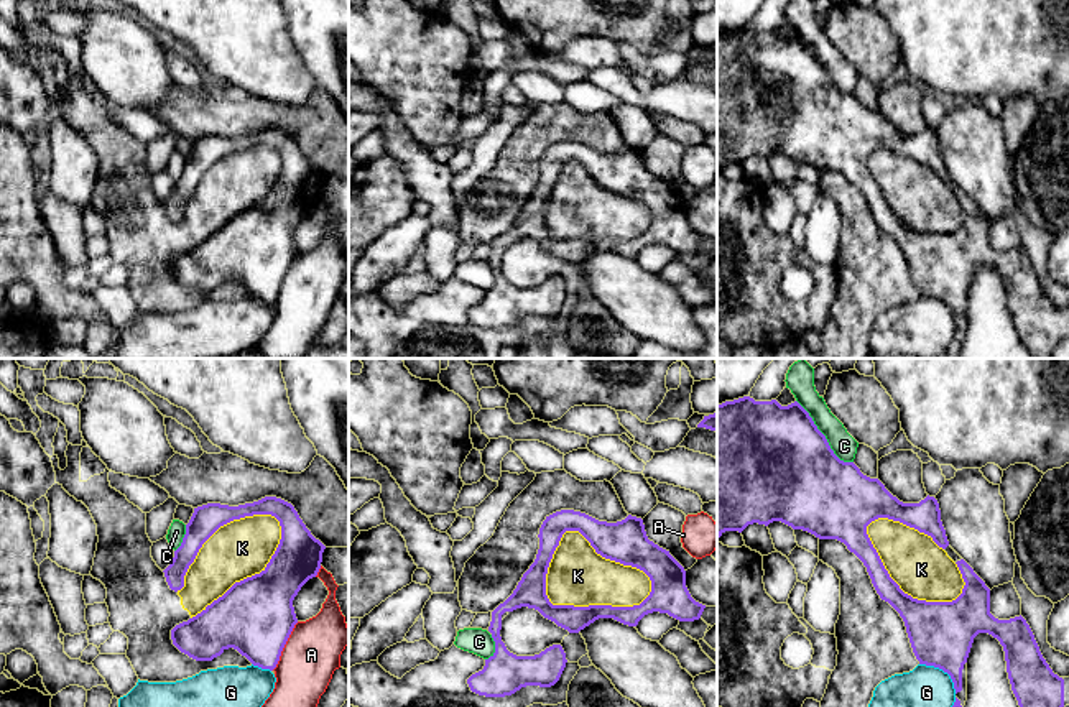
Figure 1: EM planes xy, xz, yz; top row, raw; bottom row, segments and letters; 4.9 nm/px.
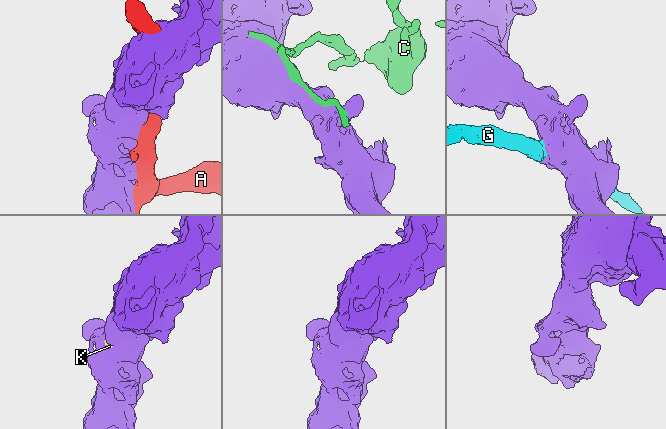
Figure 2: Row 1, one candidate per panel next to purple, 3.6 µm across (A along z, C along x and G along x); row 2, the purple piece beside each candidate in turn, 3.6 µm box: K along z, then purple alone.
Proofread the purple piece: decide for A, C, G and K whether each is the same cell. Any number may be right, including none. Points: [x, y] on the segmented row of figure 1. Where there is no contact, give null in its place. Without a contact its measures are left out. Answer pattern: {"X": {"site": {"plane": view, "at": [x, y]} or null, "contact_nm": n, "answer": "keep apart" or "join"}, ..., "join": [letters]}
{"A": {"site": {"plane": "xy", "at": [283, 646]}, "contact_nm": 280, "answer": "keep apart"}, "C": {"site": {"plane": "yz", "at": [824, 436]}, "contact_nm": 420, "answer": "keep apart"}, "G": {"site": {"plane": "yz", "at": [943, 670]}, "contact_nm": 240, "answer": "keep apart"}, "K": {"site": {"plane": "xz", "at": [589, 605]}, "contact_nm": 550, "answer": "keep apart"}, "join": []}

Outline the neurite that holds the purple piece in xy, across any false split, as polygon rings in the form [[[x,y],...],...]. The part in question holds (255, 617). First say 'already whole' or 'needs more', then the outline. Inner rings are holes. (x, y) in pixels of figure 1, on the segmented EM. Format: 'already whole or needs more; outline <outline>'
already whole; outline [[[265,497],[253,503],[229,506],[207,503],[194,508],[186,524],[181,546],[174,551],[171,564],[163,571],[171,590],[184,587],[184,575],[194,562],[202,544],[224,524],[253,515],[271,515],[280,521],[281,539],[266,567],[252,577],[235,582],[222,597],[201,613],[171,630],[173,645],[196,661],[212,661],[225,649],[234,648],[253,666],[273,671],[281,651],[298,623],[293,600],[301,587],[317,575],[326,546],[316,539],[299,518],[294,506],[276,497]]]

